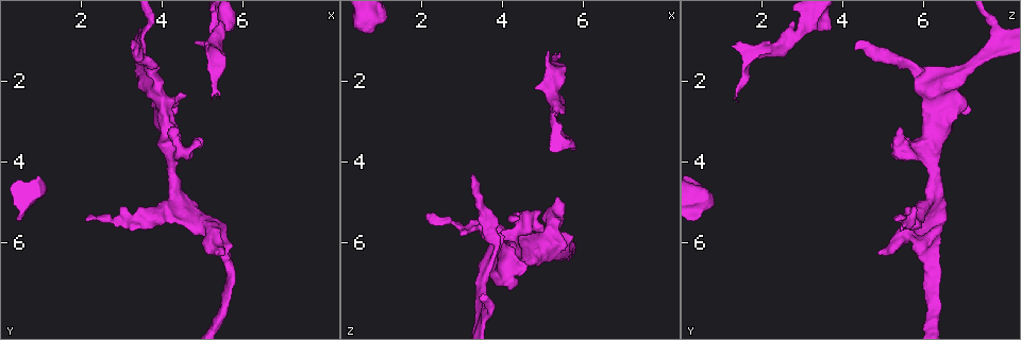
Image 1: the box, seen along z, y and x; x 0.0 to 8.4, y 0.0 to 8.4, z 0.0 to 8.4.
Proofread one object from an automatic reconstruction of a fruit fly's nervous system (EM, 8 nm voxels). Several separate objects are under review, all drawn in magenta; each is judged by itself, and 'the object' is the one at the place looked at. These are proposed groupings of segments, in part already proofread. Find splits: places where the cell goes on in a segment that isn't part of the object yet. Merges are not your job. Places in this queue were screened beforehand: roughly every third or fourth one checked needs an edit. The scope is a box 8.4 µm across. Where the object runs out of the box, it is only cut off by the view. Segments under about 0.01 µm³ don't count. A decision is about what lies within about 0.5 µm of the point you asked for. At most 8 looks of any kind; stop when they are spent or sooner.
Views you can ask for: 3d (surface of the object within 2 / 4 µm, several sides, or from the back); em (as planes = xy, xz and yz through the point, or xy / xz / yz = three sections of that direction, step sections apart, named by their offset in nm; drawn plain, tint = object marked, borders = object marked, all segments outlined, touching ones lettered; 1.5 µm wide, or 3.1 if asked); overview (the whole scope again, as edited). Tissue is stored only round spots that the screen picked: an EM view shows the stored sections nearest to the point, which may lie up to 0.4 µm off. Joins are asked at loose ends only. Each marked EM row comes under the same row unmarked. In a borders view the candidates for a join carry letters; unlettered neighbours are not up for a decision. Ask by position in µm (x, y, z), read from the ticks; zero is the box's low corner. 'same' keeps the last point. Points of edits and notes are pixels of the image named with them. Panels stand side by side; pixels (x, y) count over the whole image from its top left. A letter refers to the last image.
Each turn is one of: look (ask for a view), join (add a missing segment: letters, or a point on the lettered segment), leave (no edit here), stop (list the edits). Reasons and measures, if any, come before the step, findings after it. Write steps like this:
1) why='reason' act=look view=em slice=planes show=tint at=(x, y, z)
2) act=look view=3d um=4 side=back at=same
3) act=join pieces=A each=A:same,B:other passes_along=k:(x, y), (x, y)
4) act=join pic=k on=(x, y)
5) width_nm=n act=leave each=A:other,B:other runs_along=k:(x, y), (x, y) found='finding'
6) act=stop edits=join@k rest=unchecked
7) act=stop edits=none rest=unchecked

why='three-way junction' act=look view=em slice=xy step=4 show=tint at=(4.00, 2.05, 5.90)

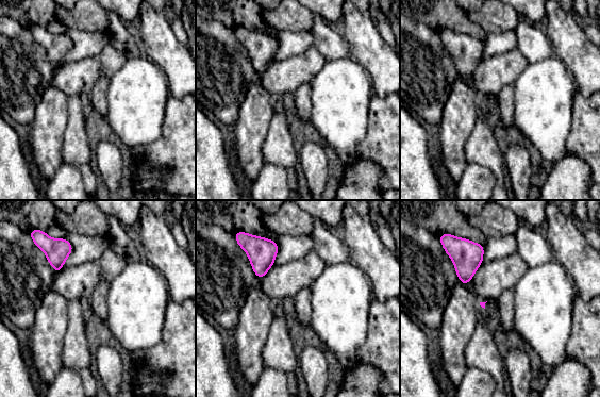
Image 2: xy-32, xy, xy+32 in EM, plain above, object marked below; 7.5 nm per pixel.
why='cut it another way' act=look view=em slice=planes show=borders at=same

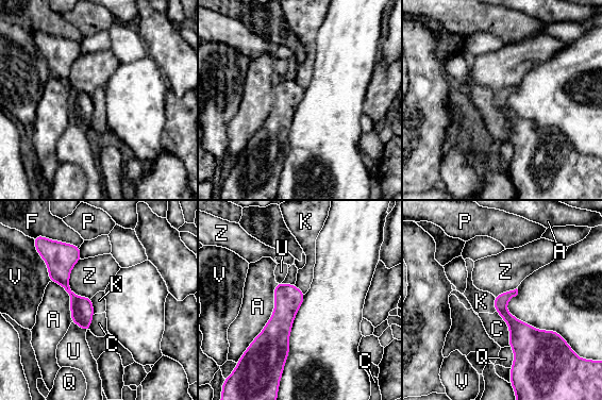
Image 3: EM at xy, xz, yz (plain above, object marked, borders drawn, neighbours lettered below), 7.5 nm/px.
act=leave each=A:other,C:other,F:other,K:other,P:other,Q:other,U:other,V:other,Z:other runs_along=3:(68, 247), (64, 283), (86, 328) found='no lettered segment goes on from it'

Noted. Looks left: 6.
why='free end' act=look view=3d um=2 at=(5.55, 6.25, 5.05)

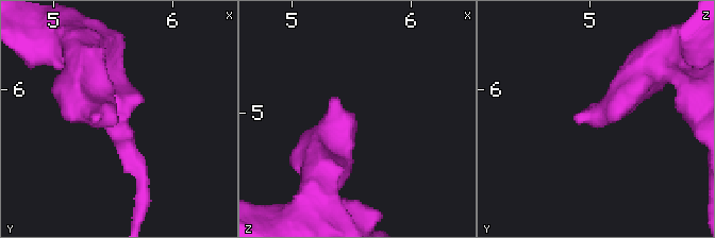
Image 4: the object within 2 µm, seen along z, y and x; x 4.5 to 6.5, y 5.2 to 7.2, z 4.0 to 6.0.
why='shape alone is not enough' act=look view=em slice=xy step=4 show=borders at=(5.54, 6.28, 5.08)

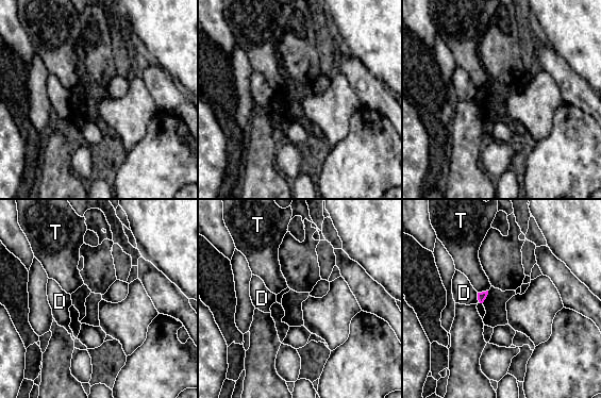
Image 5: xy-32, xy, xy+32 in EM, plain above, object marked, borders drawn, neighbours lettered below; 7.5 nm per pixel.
why='another direction' act=look view=em slice=planes show=borders at=same

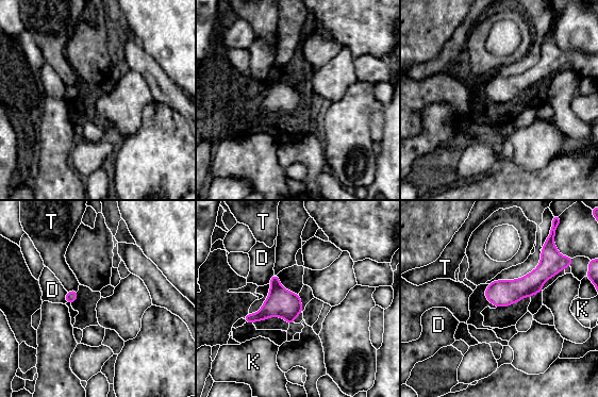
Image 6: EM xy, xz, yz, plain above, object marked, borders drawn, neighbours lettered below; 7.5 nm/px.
act=leave each=D:other,K:other,T:other runs_along=6:(551, 265), (527, 286), (486, 294) found='none of them fits'

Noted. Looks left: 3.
why='thin end' act=look view=em slice=planes show=borders at=(5.25, 2.35, 1.35)

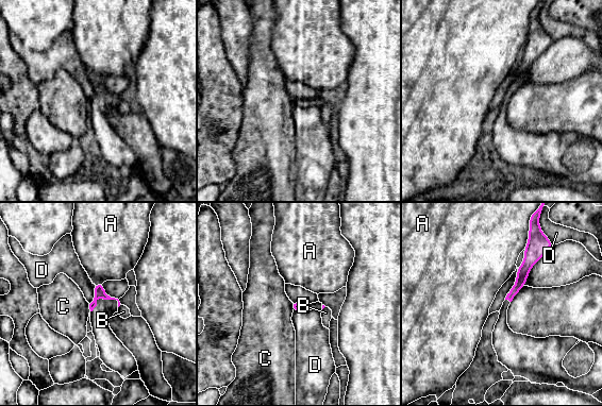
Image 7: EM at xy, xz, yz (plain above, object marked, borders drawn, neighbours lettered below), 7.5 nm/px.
longest_contact=D:160nm act=leave each=A:other,B:other,C:other,D:other found='none of them fits'

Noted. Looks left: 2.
act=stop edits=none rest=unchecked

